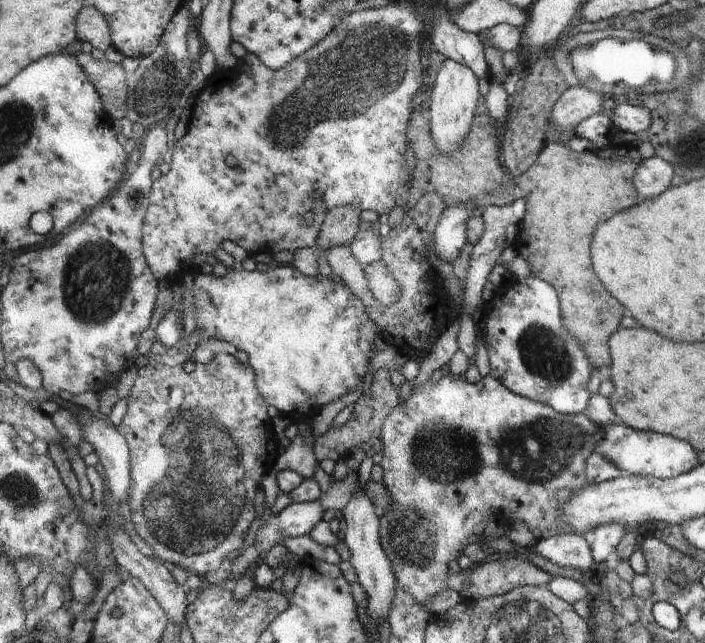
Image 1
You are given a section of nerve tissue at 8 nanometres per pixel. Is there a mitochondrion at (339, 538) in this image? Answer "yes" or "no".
no

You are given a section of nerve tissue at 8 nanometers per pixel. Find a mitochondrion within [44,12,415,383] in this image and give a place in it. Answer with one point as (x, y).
(357, 73)

